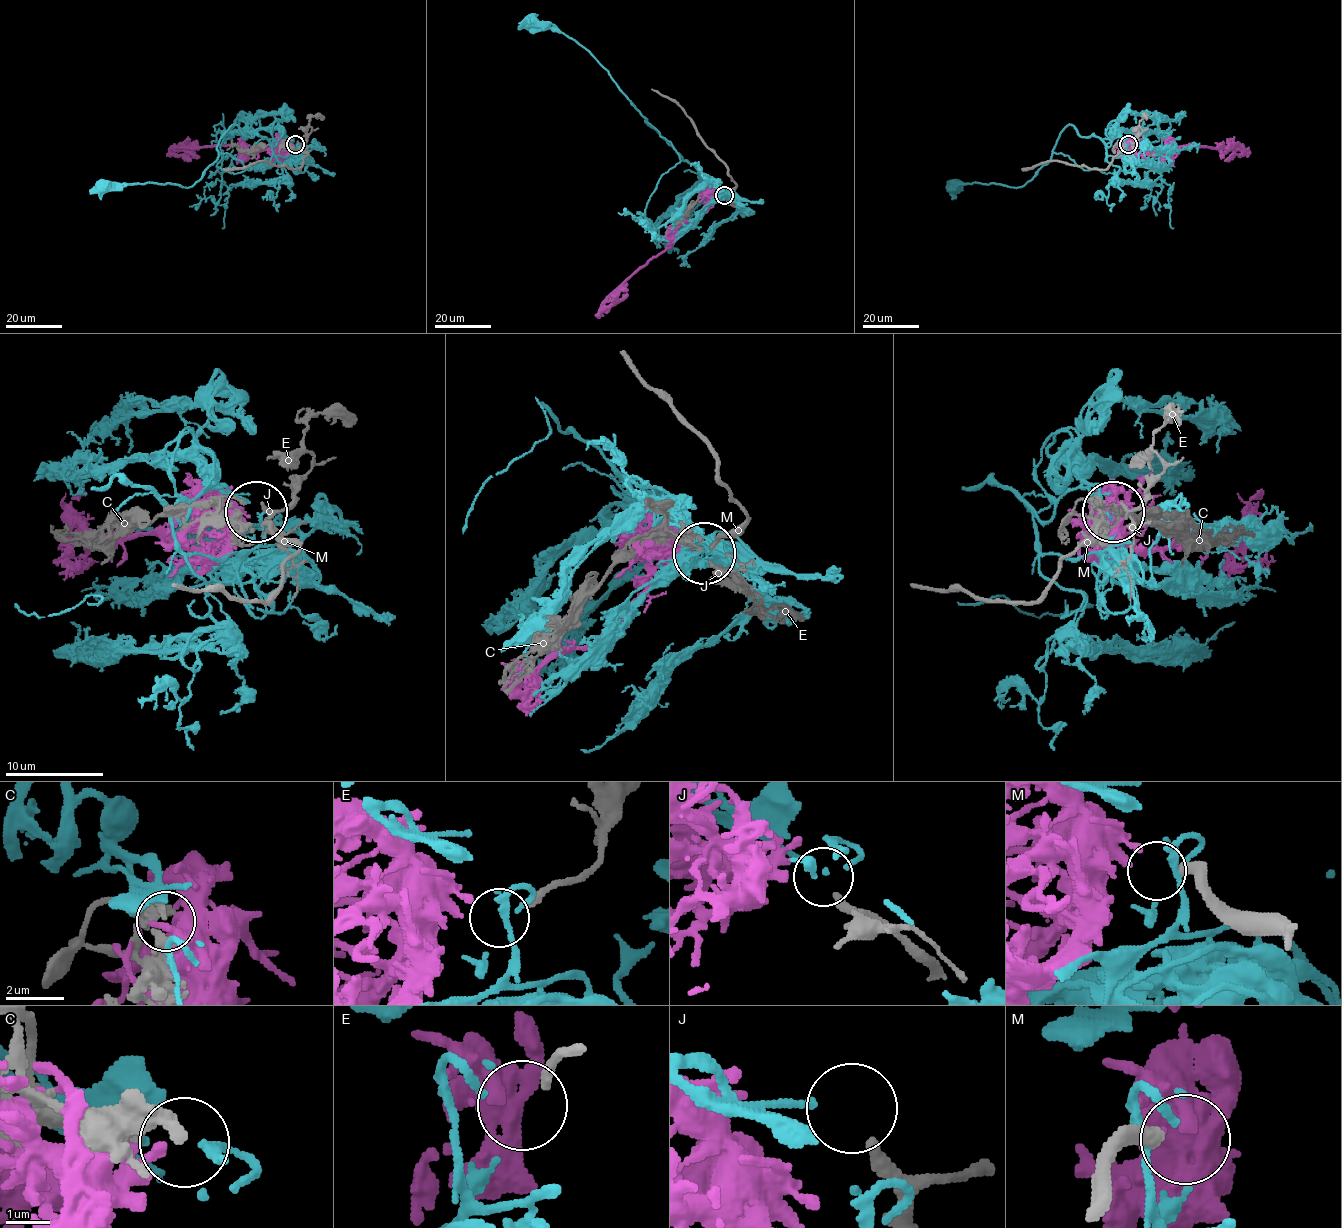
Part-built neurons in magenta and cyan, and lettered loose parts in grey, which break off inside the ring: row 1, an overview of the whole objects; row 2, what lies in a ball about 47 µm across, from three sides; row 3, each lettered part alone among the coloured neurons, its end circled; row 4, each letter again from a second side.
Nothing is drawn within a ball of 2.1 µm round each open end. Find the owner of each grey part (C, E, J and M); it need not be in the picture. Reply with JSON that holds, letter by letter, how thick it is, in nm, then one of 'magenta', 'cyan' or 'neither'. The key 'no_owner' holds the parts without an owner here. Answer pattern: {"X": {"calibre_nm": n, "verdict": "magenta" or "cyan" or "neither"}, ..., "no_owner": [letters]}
{"C": {"calibre_nm": 220, "verdict": "neither"}, "E": {"calibre_nm": 220, "verdict": "cyan"}, "J": {"calibre_nm": 280, "verdict": "neither"}, "M": {"calibre_nm": 400, "verdict": "magenta"}, "no_owner": ["C", "J"]}

